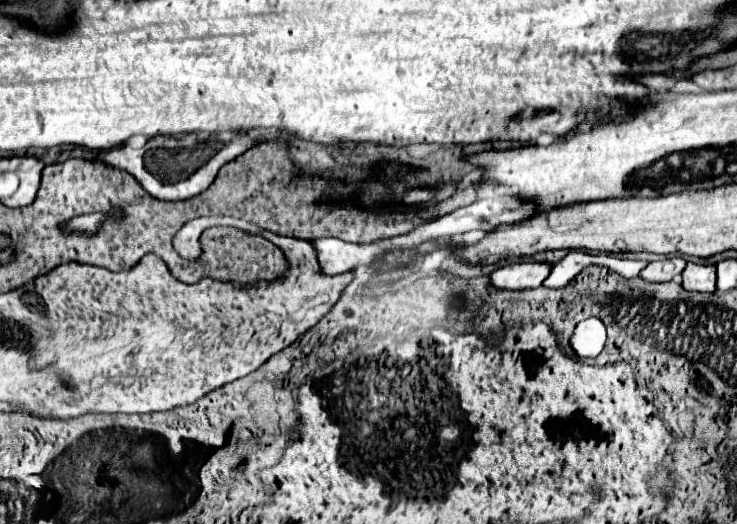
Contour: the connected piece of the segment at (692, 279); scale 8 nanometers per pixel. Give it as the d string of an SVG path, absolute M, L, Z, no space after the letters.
M688 262L682 272L682 286L690 292L714 292L716 290L716 268L714 266L700 266Z

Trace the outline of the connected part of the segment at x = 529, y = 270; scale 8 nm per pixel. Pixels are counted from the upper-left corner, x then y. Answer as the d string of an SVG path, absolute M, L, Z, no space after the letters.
M516 262L502 266L490 274L490 286L496 290L526 290L538 288L550 274L550 264Z

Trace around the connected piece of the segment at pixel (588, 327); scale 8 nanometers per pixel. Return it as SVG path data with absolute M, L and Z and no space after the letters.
M586 318L582 320L576 330L574 336L570 340L572 348L576 350L578 356L582 358L594 358L602 352L606 342L606 326L600 318Z

